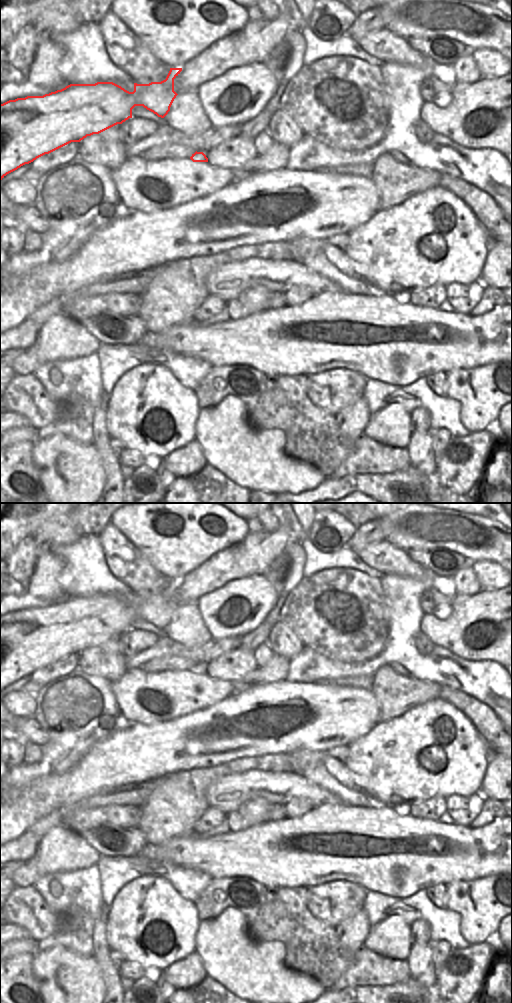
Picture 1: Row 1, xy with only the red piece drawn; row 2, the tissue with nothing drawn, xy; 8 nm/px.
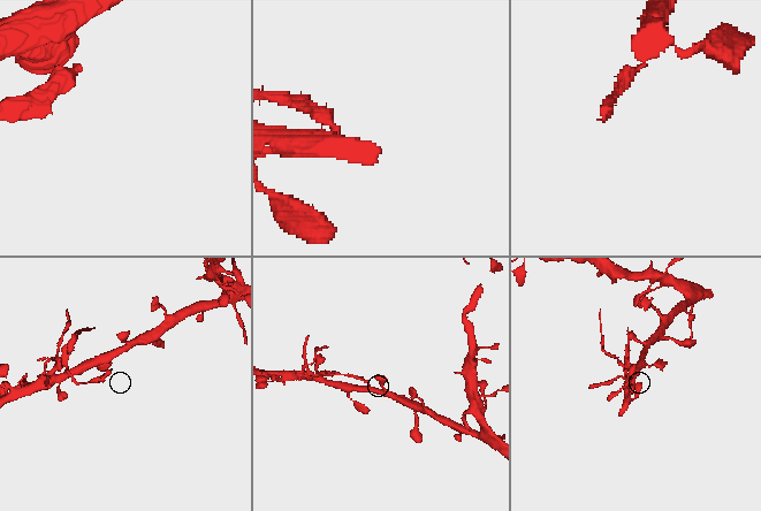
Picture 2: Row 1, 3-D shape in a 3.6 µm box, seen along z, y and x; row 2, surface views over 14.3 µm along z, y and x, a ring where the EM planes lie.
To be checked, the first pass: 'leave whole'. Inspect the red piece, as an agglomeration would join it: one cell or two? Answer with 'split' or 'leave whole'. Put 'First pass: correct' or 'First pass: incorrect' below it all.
split
First pass: incorrect

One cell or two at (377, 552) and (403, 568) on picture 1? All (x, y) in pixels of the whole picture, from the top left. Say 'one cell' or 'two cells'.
one cell

